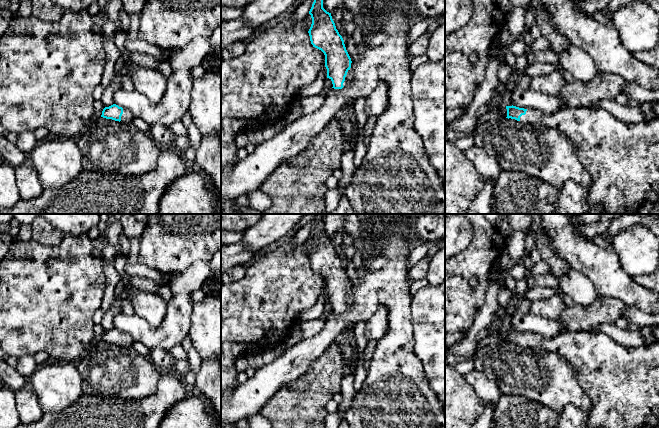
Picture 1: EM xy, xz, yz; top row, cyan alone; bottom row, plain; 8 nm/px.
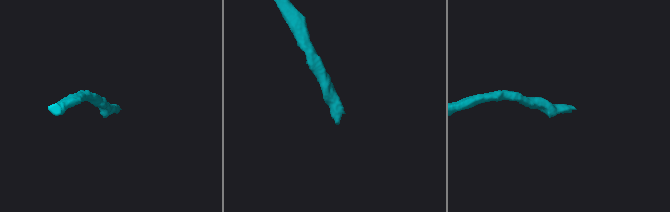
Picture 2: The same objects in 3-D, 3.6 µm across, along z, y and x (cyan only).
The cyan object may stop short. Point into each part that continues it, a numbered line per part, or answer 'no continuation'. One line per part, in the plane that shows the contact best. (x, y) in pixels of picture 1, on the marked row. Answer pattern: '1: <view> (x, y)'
1: xz (348, 78)

